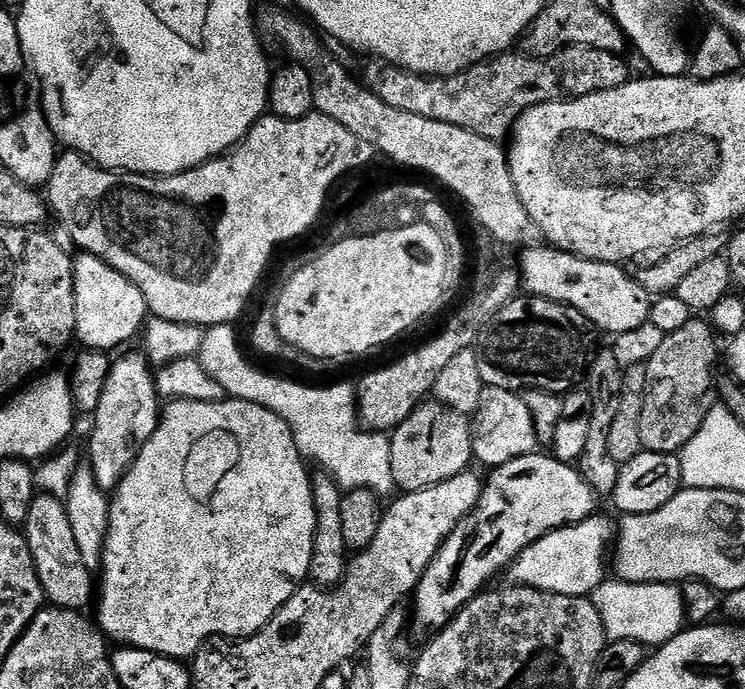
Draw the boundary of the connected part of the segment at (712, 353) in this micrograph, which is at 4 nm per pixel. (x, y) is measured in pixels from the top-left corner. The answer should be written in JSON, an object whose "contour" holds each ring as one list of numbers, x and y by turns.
{"contour":[[694,316,681,329,665,333,657,353,645,364,647,386,639,423,639,438,645,451,679,453,701,428,705,414,716,403,716,380,712,378,712,370,718,352,714,336,711,323]]}

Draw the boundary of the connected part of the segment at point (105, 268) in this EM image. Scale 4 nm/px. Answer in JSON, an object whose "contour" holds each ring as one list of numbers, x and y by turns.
{"contour":[[80,254,72,265,72,281,74,282,74,302,76,303,75,339,81,340,88,350,111,353,112,348,132,340,145,327,150,313,148,303,134,286,118,270,111,268,96,256]]}

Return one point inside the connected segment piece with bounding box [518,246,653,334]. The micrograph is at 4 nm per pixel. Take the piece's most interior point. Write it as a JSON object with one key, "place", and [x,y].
{"place":[613,302]}

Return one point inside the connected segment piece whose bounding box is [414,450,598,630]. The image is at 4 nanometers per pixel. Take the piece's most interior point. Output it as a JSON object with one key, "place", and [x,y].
{"place":[524,499]}

